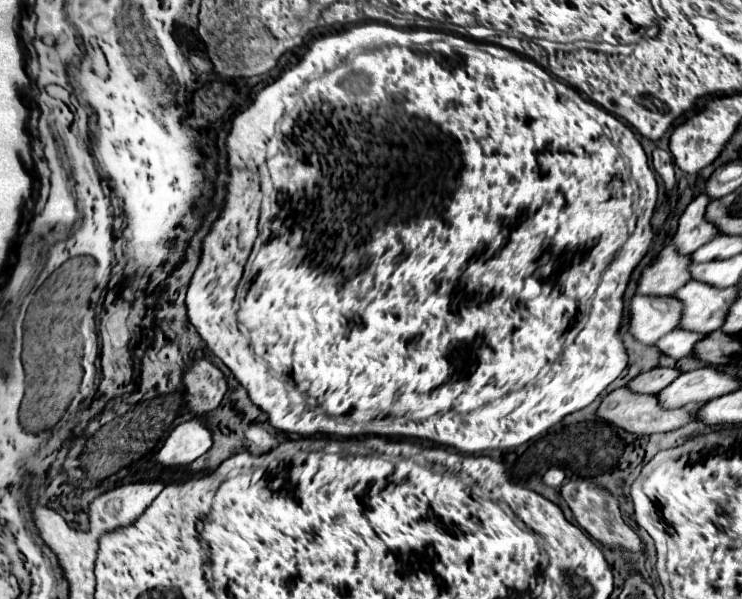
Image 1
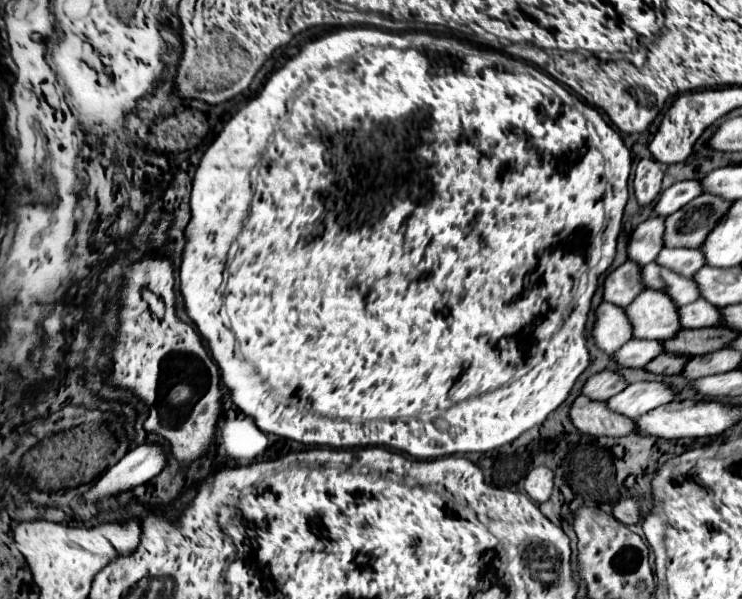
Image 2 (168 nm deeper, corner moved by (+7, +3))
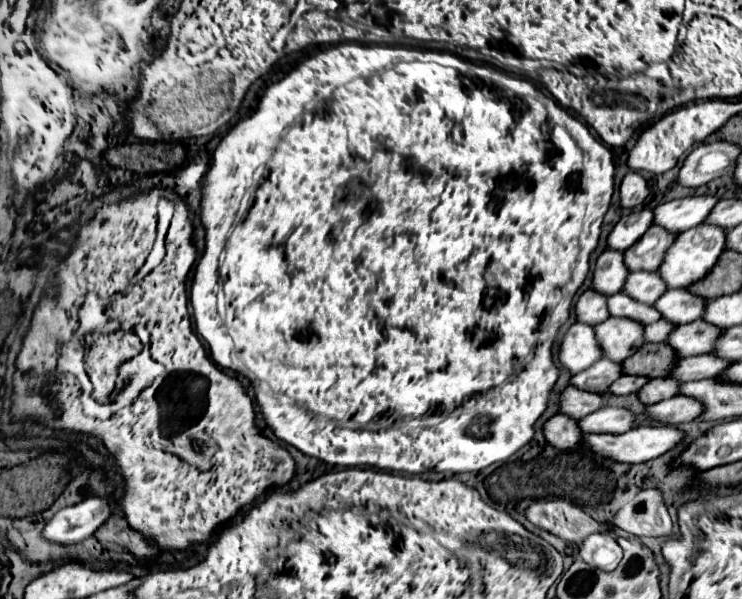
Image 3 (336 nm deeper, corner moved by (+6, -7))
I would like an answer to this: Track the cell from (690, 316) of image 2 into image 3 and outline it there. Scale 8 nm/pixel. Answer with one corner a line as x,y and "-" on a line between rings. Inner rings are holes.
658,320
650,326
646,326
646,342
666,342
676,328
678,328
678,324
670,322
670,320

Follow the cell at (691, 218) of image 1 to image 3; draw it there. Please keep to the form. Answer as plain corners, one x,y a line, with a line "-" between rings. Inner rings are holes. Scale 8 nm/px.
606,250
594,264
594,290
614,294
620,292
630,276
624,262
624,250

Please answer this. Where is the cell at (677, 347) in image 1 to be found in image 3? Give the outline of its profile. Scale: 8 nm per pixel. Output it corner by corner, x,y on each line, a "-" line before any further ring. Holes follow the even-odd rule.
602,358
592,368
586,368
582,372
578,372
572,378
572,386
604,394
620,376
624,376
622,364
614,362
614,360
608,360
608,358

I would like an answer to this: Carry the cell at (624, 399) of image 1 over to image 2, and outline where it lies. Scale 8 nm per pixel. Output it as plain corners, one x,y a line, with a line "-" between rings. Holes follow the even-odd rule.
577,396
569,410
571,424
589,436
627,436
635,430
635,422
611,412
605,402
593,402
587,396

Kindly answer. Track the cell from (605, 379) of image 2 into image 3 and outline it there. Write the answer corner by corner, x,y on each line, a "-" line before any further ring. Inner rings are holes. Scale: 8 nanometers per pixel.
568,386
562,392
562,402
560,402
560,412
568,414
576,420
596,412
598,408
602,408
606,404
606,398
598,392
590,392
590,390
580,390
576,386

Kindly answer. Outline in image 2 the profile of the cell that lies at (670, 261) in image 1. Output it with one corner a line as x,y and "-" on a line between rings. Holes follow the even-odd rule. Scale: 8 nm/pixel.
625,262
619,268
615,268
603,282
603,300
621,308
633,302
633,298
643,288
639,284
639,272
641,268
633,262

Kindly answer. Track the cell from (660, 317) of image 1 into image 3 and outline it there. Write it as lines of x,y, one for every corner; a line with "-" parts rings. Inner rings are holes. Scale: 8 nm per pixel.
582,322
570,326
562,340
558,364
576,374
590,368
600,358
602,358
602,346
598,344
594,326

